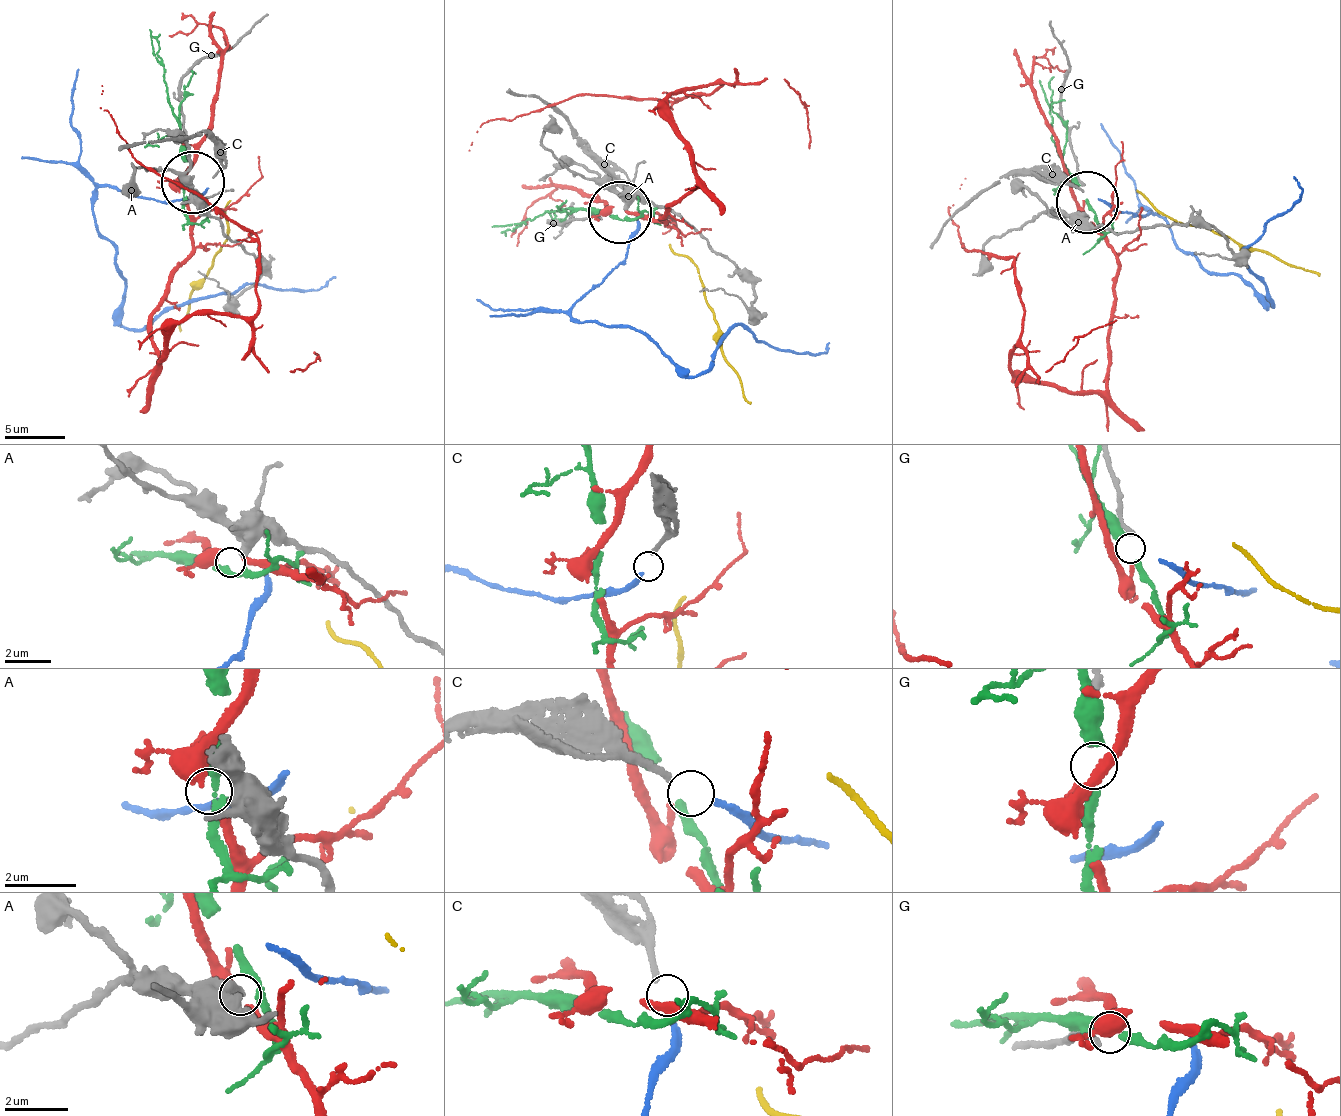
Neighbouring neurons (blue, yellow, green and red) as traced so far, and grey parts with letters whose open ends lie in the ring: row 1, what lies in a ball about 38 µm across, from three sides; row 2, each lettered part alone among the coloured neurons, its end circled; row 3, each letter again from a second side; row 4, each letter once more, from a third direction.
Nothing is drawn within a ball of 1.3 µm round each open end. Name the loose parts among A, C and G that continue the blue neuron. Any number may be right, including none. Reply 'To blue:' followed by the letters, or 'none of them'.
To blue: C

